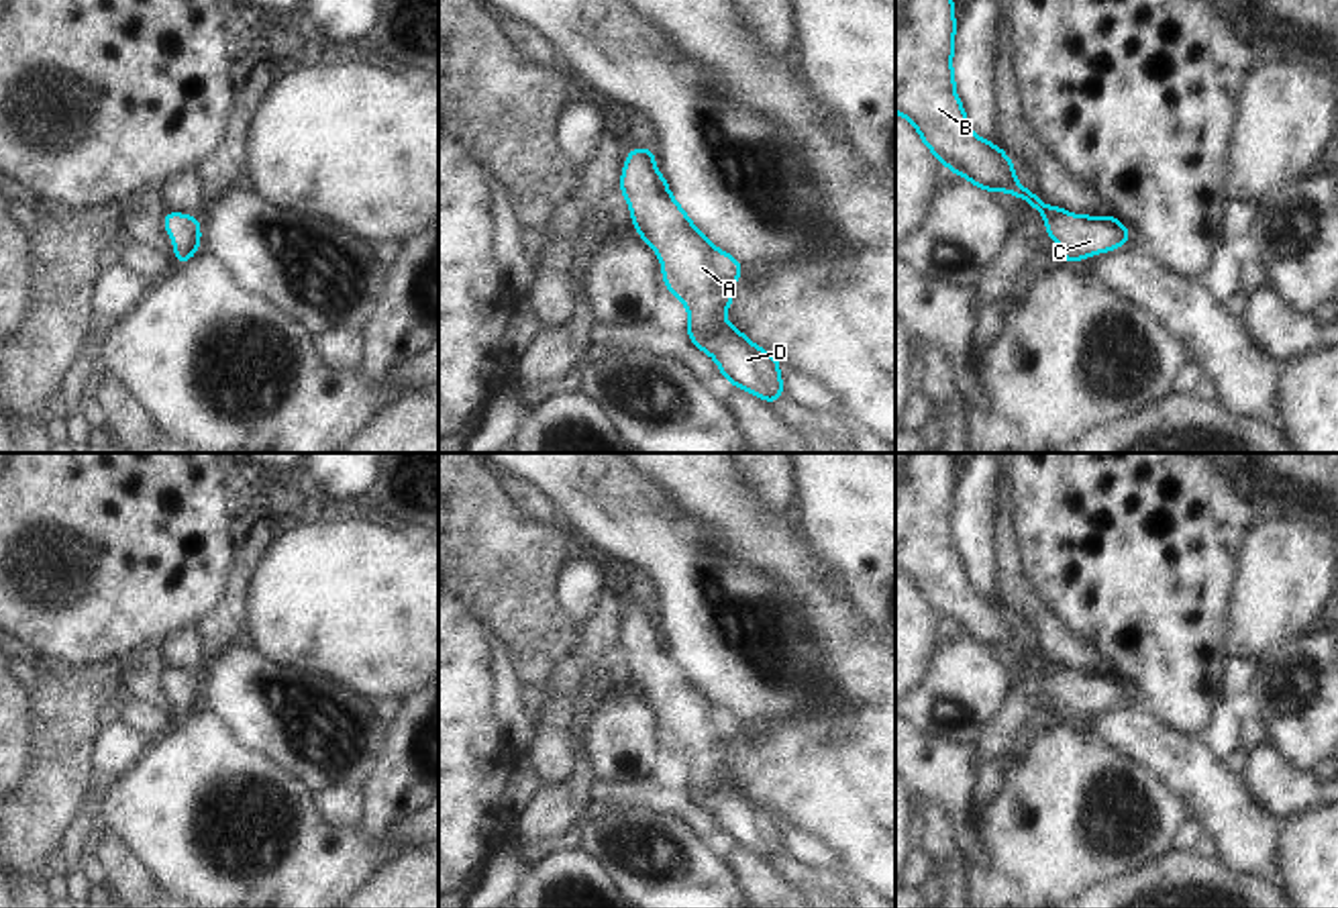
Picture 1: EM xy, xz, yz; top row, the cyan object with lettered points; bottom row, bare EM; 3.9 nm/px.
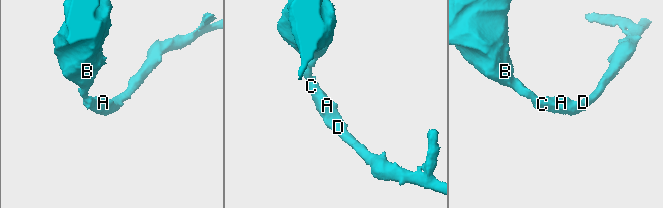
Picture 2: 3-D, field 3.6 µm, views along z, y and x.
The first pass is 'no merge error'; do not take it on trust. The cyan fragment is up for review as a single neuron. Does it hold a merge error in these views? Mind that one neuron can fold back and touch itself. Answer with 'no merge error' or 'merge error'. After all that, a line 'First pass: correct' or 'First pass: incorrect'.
no merge error
First pass: correct

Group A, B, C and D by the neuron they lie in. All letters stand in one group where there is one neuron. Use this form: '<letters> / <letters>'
A B C D

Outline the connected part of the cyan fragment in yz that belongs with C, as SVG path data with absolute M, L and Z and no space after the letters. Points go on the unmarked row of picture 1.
M895 453L895 569L918 586L924 602L953 630L991 651L1006 647L1030 657L1030 669L1046 675L1046 694L1065 702L1063 720L1124 704L1134 692L1120 677L1042 663L1040 649L1014 637L1014 618L971 588L950 524L955 480L950 453Z

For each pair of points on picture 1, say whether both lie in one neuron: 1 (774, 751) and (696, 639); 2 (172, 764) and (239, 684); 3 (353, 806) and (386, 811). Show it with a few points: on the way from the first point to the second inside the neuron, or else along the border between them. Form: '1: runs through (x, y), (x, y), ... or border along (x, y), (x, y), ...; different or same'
1: border along (802, 711), (769, 733), (745, 727); different
2: border along (200, 704), (215, 711), (249, 745); different
3: border along (366, 786), (366, 817), (359, 825); different

